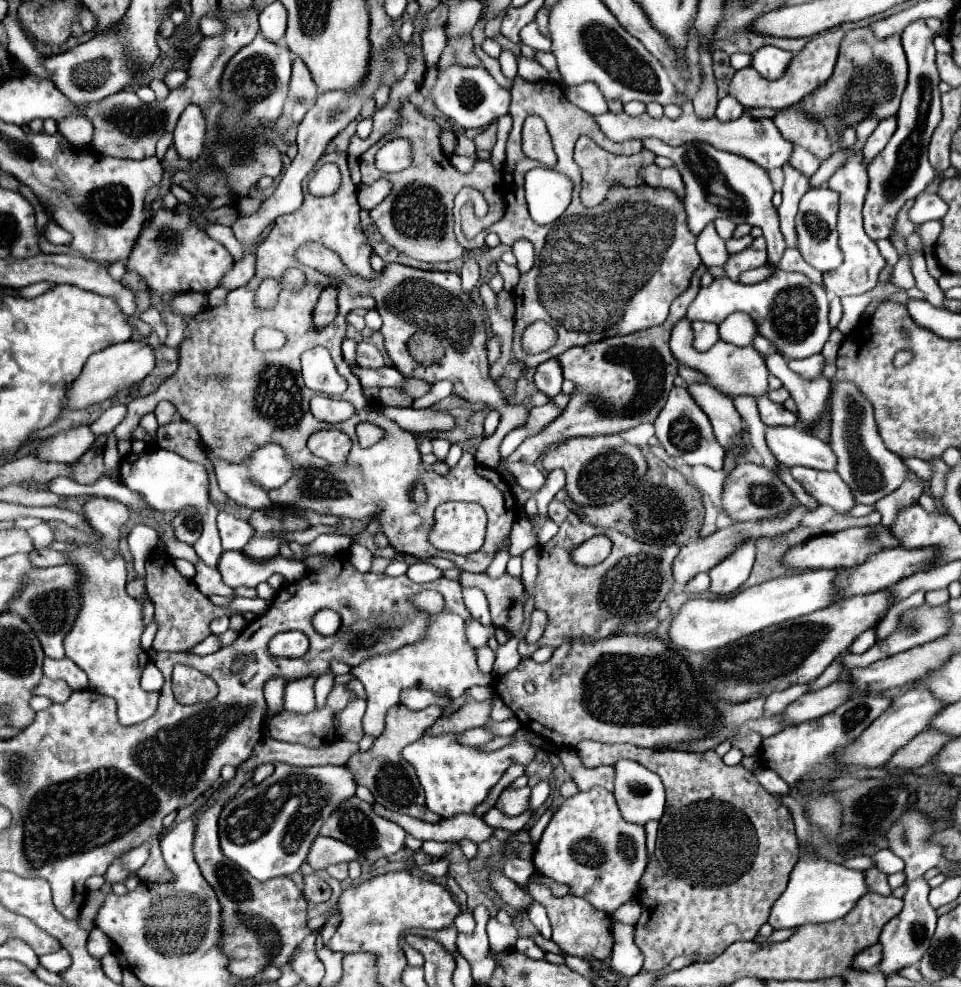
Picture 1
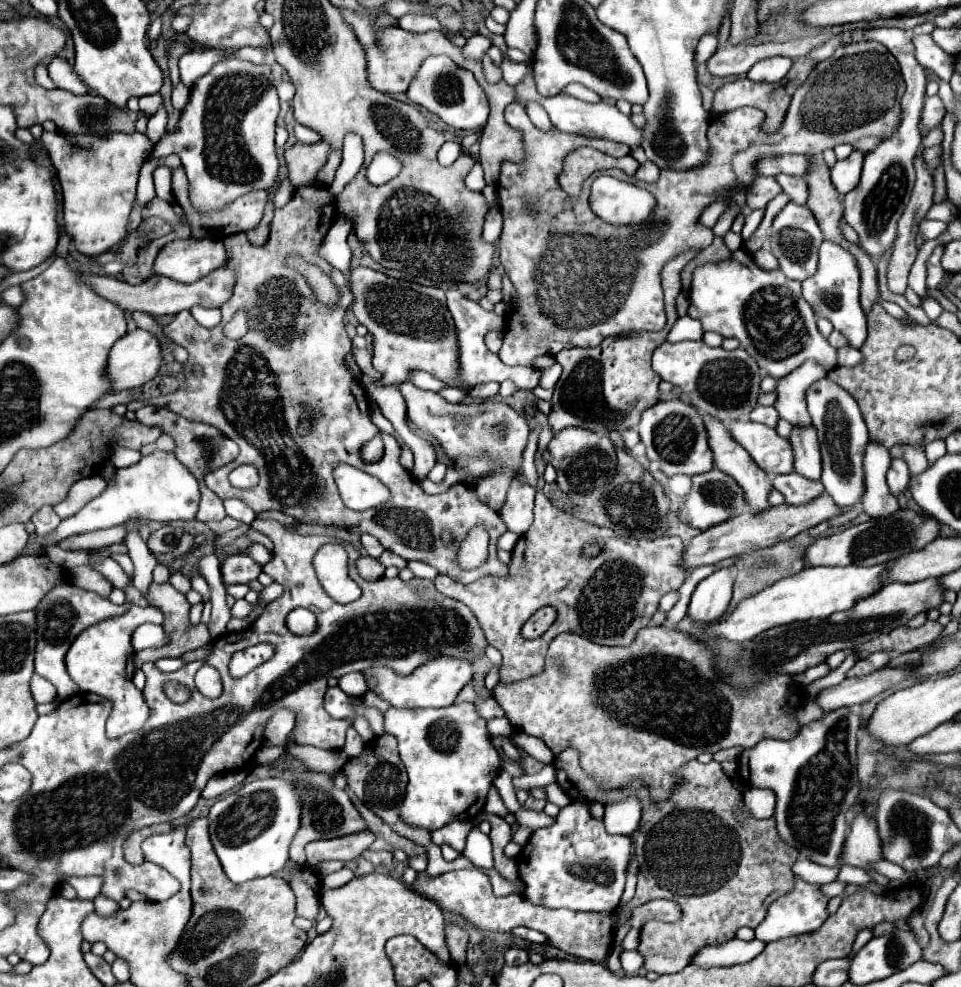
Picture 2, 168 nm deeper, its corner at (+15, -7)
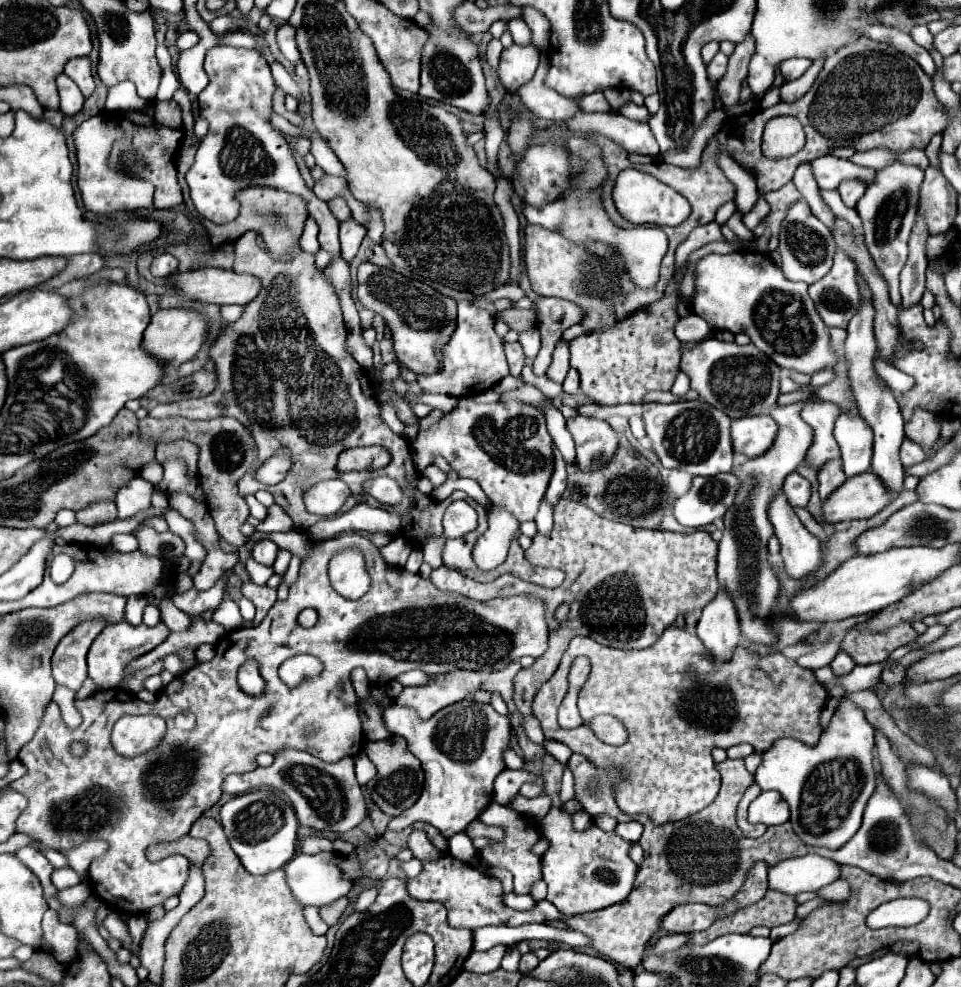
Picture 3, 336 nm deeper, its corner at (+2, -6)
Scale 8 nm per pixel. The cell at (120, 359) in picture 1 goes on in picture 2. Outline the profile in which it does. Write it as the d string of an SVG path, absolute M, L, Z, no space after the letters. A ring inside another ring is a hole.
M145 329L129 331L109 353L109 379L113 379L113 391L141 387L159 373L161 365L159 339Z

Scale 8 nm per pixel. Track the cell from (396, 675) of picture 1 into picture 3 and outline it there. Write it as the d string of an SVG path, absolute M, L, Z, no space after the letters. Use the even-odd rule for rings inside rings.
M452 670L446 674L436 674L426 684L404 688L396 702L416 708L420 718L430 718L438 710L468 698L480 684L482 672Z

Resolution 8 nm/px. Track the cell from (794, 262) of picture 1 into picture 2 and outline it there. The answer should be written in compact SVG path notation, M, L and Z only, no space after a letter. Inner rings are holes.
M767 247L759 249L757 253L753 253L753 259L763 269L775 269L777 267L777 259L771 255L771 251L767 251Z

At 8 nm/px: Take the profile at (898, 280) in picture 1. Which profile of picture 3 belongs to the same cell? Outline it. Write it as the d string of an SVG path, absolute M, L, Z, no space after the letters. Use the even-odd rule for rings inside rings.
M922 216L916 218L916 224L910 234L910 256L906 266L902 268L900 274L900 294L902 294L902 306L912 306L918 304L922 294L924 294L924 272L928 266L926 260L926 238L930 232L926 230L926 220Z

